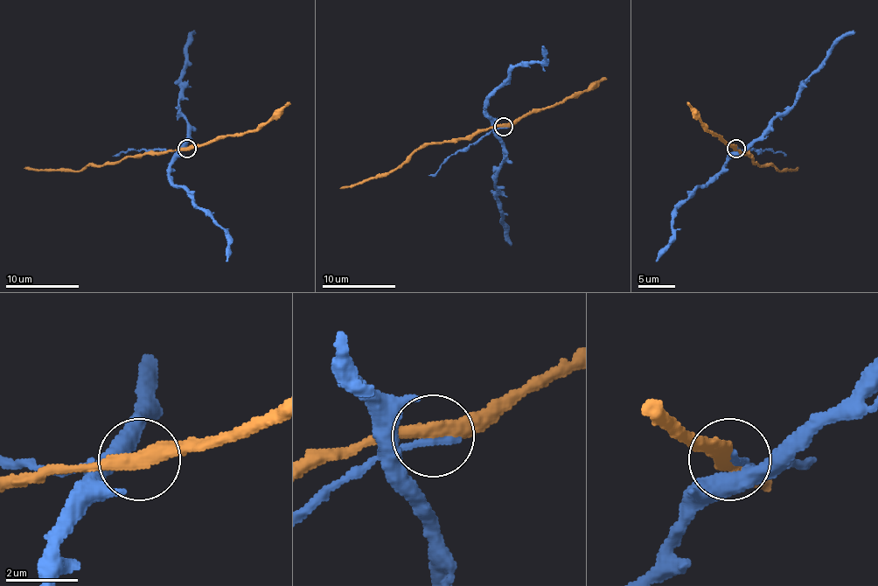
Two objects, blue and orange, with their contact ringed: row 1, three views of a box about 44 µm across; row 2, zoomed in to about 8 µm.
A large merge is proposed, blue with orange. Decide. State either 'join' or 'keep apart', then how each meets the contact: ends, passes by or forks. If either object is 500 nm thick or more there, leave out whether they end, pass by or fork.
keep apart; blue ends there; orange passes by

